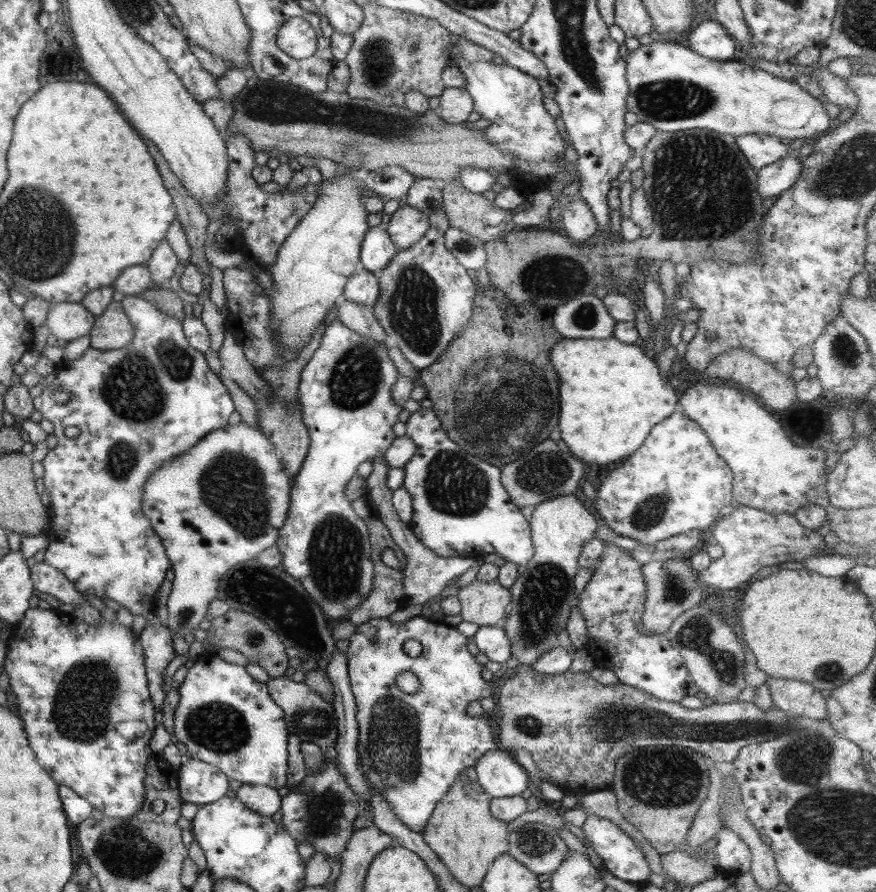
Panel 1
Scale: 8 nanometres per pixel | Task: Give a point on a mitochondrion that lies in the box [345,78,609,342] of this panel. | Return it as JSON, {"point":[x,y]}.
{"point":[554,274]}

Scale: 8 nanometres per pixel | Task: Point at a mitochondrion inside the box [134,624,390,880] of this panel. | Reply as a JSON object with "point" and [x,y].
{"point":[219,727]}

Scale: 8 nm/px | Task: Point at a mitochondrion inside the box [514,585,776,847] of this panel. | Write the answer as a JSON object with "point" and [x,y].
{"point":[674,779]}

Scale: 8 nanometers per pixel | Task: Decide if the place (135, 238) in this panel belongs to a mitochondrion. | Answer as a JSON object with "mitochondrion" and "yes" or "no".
{"mitochondrion":"no"}

